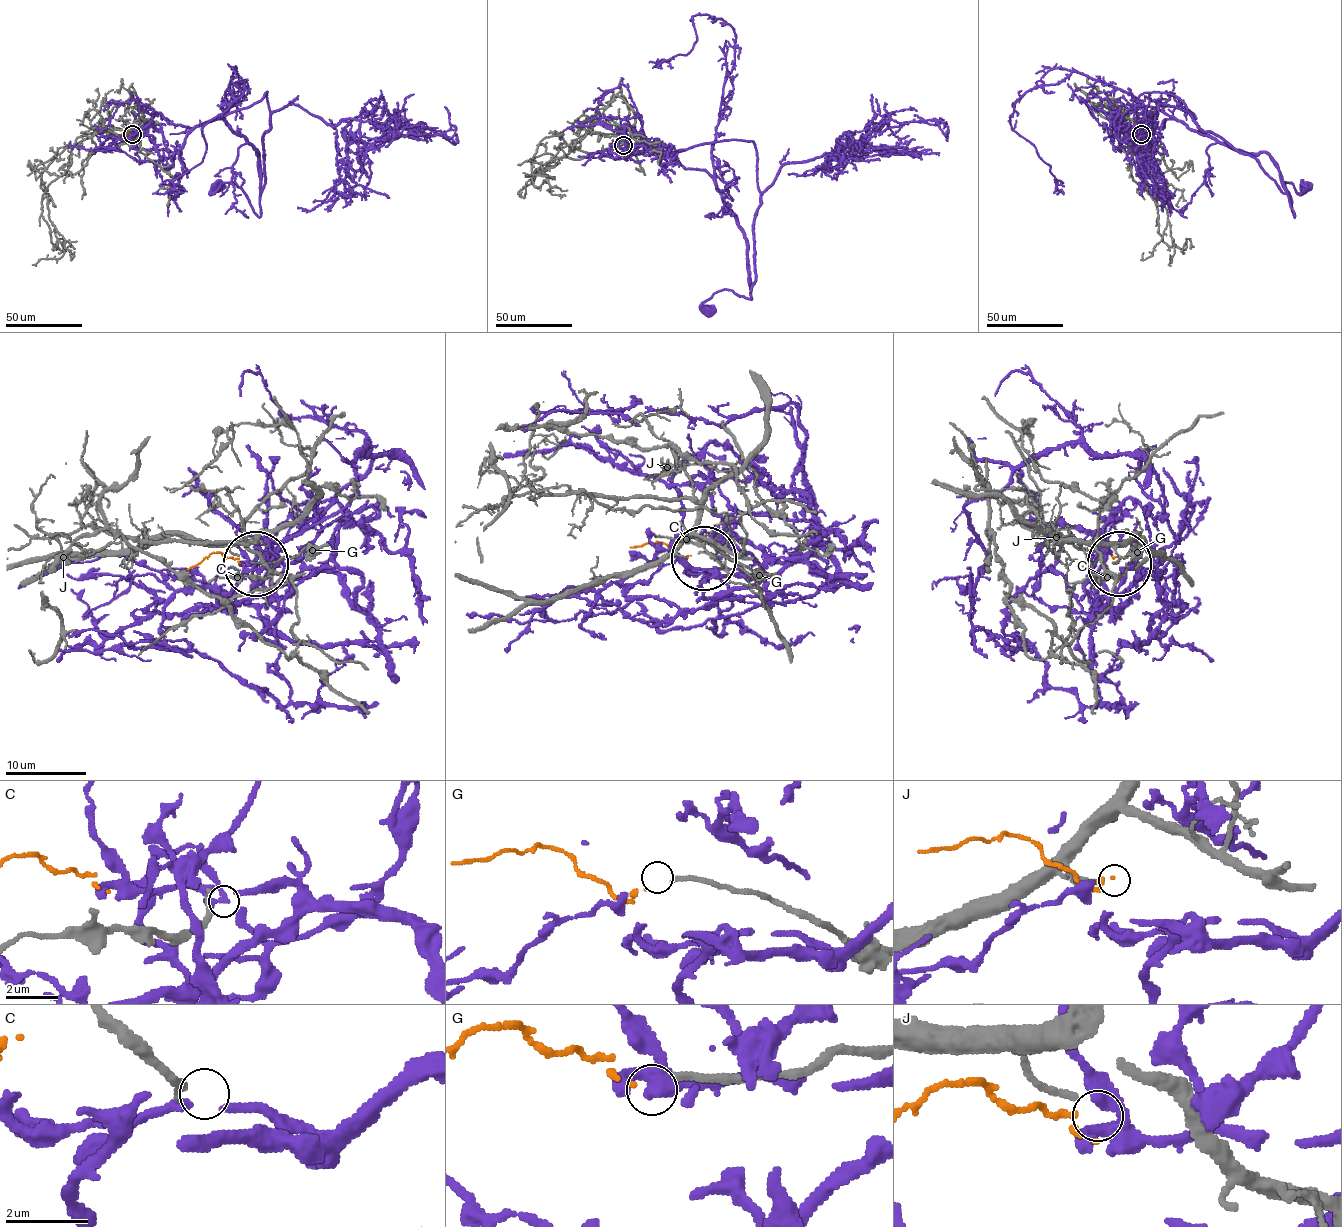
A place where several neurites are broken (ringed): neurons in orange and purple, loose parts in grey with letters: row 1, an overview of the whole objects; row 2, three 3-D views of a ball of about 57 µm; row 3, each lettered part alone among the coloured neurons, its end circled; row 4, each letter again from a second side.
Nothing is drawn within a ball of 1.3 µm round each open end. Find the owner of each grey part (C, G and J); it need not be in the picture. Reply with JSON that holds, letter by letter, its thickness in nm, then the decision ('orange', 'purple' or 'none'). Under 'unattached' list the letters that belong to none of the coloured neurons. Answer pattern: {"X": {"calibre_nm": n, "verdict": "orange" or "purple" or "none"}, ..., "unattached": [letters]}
{"C": {"calibre_nm": 190, "verdict": "purple"}, "G": {"calibre_nm": 170, "verdict": "none"}, "J": {"calibre_nm": 150, "verdict": "orange"}, "unattached": ["G"]}

